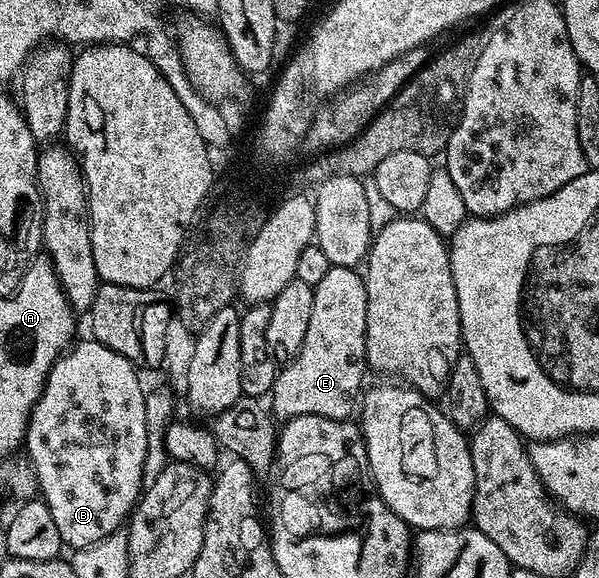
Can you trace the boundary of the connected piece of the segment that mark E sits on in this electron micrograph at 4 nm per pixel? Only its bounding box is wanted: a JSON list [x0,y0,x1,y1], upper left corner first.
[268,265,368,420]

